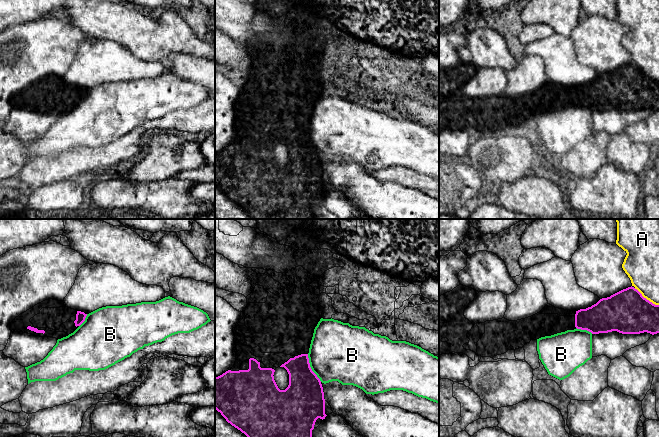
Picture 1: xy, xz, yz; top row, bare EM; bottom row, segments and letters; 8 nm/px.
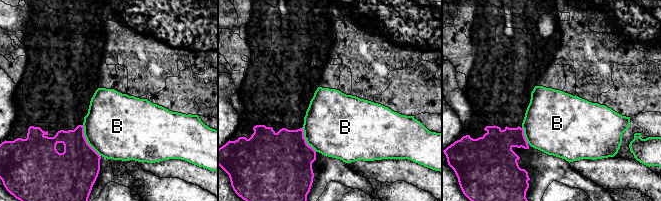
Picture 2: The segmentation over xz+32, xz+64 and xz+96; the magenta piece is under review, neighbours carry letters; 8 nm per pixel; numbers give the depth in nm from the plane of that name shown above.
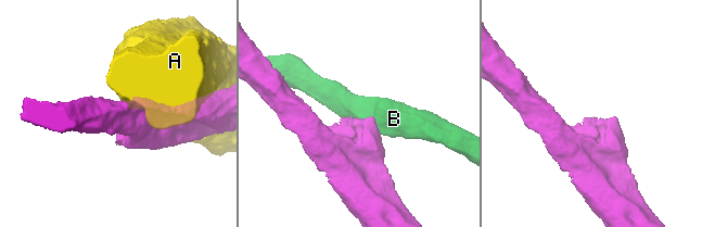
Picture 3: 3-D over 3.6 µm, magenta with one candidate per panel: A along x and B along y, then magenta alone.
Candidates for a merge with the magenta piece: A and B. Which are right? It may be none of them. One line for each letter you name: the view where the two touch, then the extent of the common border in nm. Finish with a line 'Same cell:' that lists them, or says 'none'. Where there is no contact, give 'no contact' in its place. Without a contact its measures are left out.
Same cell: none

